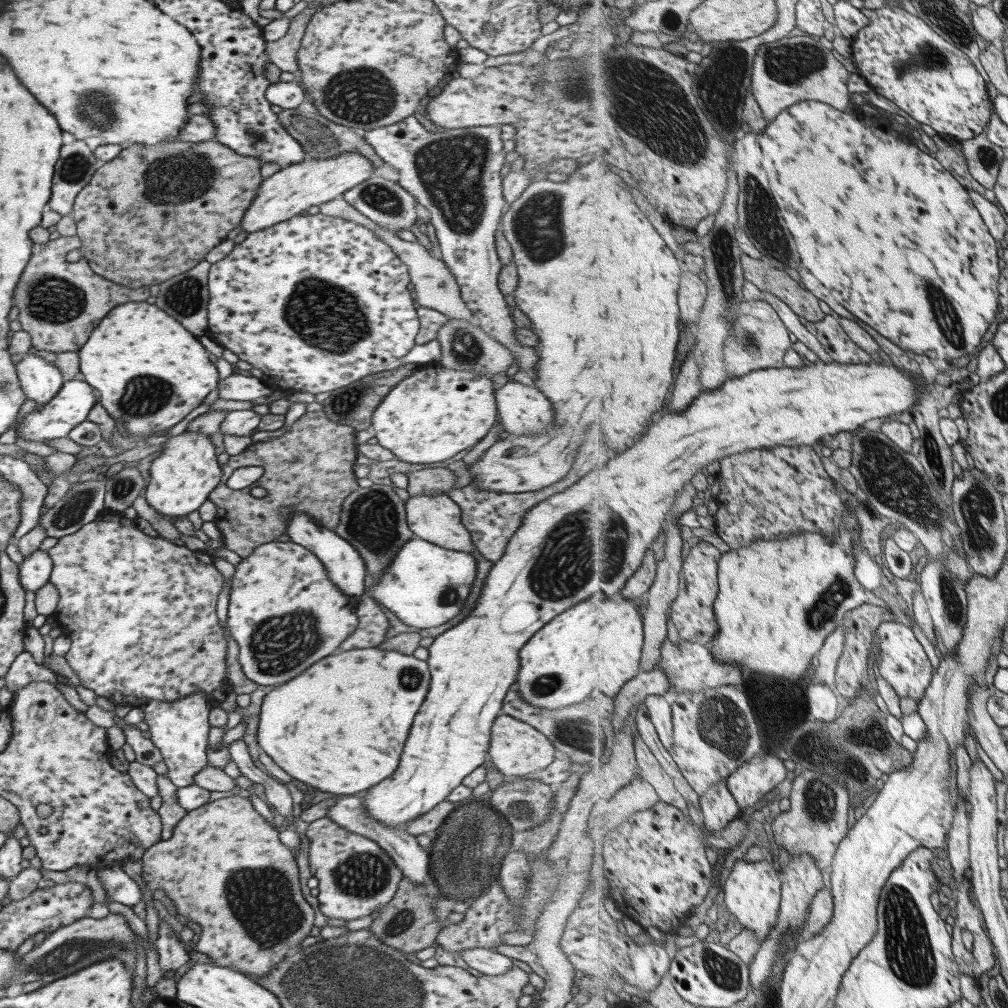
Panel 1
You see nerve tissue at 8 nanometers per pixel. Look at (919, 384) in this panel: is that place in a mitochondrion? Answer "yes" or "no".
no

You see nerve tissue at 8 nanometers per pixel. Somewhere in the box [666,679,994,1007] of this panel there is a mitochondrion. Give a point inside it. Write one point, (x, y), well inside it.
(907, 948)

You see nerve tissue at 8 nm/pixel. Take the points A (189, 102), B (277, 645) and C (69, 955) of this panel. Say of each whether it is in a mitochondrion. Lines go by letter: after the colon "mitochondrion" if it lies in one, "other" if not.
A: other
B: mitochondrion
C: mitochondrion

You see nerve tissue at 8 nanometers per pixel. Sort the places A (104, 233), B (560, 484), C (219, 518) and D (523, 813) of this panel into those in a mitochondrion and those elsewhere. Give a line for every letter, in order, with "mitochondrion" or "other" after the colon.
A: other
B: other
C: other
D: mitochondrion

